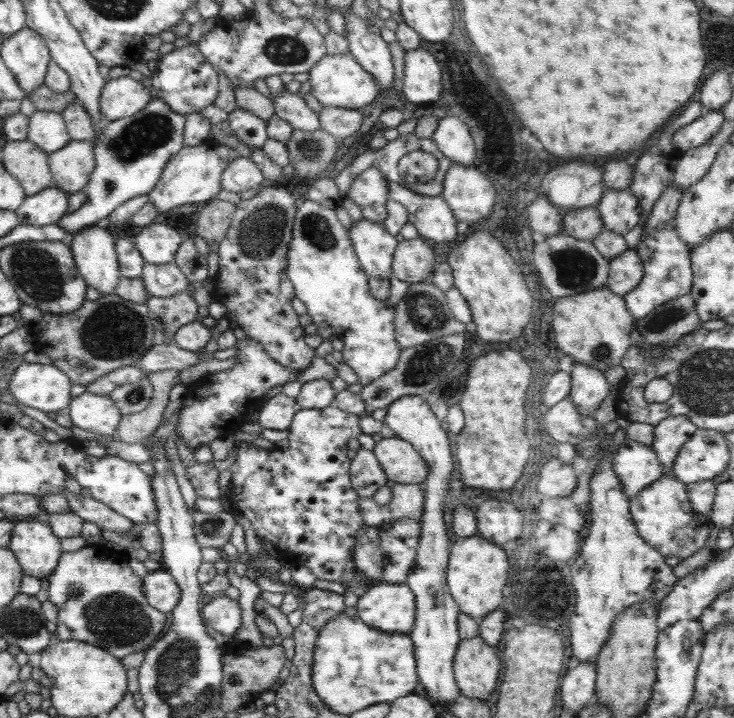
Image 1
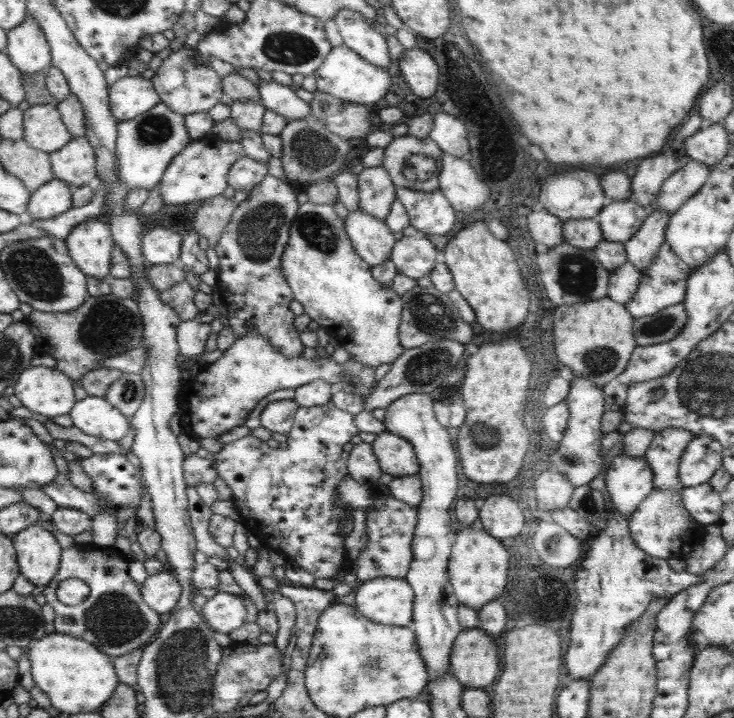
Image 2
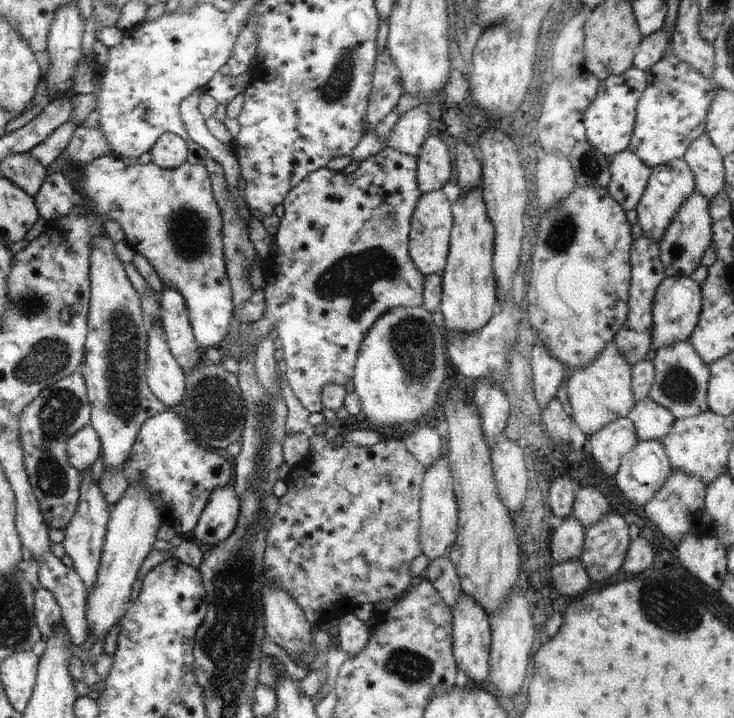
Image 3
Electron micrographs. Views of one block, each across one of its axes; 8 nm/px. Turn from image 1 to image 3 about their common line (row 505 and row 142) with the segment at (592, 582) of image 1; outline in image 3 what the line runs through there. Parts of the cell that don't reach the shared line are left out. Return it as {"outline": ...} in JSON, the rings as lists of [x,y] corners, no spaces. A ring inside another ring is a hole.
{"outline":[[[632,65],[624,74],[608,76],[600,82],[596,98],[589,104],[584,113],[583,123],[590,144],[608,158],[629,147],[635,125],[636,108],[642,94],[648,88],[648,72]]]}

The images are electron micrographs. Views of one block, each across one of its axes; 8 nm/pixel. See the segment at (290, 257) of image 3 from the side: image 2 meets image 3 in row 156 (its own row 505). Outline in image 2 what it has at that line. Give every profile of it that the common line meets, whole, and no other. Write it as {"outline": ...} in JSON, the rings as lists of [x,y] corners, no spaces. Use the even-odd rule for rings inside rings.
{"outline":[[[378,493],[375,498],[375,503],[365,512],[365,549],[360,551],[350,566],[358,585],[379,576],[405,578],[414,556],[412,541],[417,526],[417,507],[406,504],[391,494],[380,496]]]}

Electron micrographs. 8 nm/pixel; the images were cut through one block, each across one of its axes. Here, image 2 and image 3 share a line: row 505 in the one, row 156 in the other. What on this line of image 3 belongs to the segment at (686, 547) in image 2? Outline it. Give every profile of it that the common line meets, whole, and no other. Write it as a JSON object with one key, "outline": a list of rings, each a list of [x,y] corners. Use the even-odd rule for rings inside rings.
{"outline":[[[674,53],[664,55],[647,72],[648,88],[636,108],[629,147],[648,168],[656,168],[671,160],[683,159],[690,145],[704,134],[708,108],[712,104],[712,96],[716,96],[716,88],[690,64],[676,58]]]}

